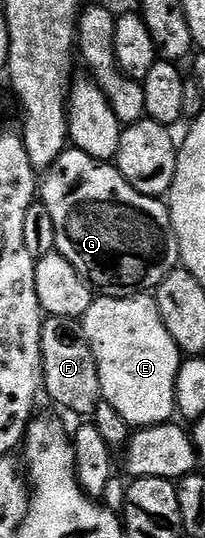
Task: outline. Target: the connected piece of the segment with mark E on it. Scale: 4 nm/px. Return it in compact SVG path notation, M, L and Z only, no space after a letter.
M97 296L82 318L100 376L100 396L136 429L167 425L177 412L176 380L182 354L174 343L155 296Z

